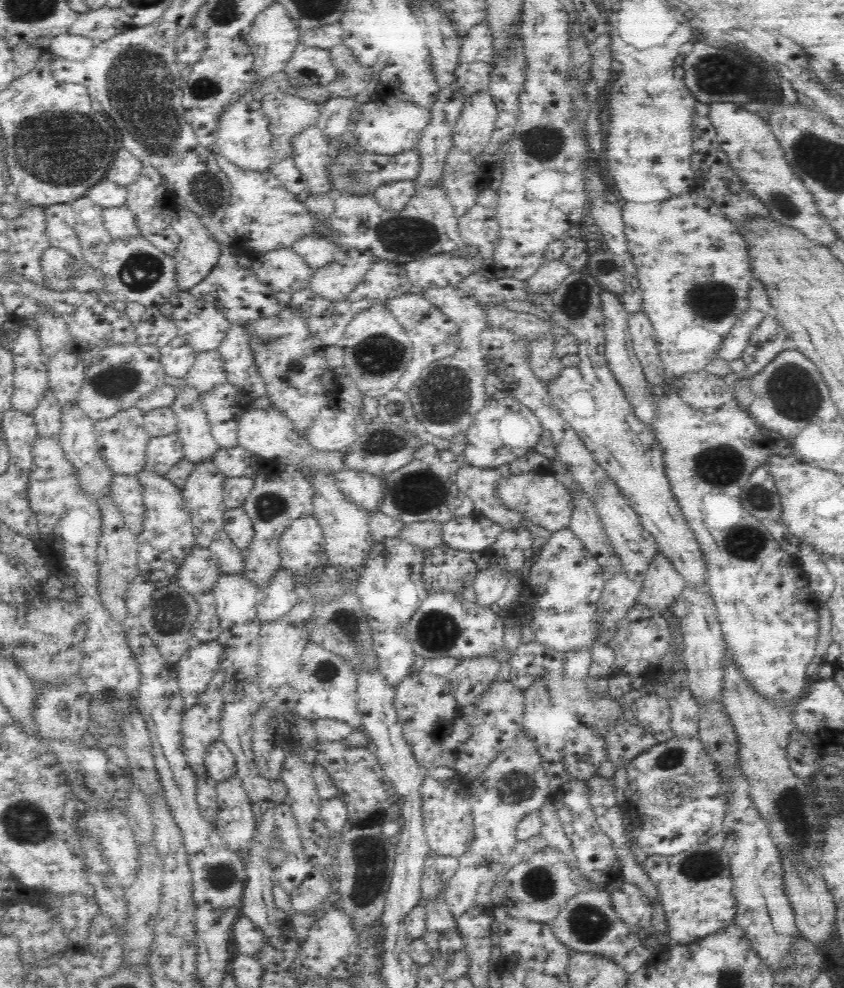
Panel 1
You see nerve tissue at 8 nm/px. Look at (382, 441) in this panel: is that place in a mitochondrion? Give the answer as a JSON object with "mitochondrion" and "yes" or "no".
{"mitochondrion":"yes"}

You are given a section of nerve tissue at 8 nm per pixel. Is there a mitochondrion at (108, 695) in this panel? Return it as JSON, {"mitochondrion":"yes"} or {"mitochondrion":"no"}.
{"mitochondrion":"yes"}

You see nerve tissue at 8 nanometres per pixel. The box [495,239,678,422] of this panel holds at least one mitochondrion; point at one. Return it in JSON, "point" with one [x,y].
{"point":[575,302]}

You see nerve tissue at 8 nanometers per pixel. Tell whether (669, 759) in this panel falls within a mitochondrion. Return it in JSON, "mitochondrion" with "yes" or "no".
{"mitochondrion":"yes"}

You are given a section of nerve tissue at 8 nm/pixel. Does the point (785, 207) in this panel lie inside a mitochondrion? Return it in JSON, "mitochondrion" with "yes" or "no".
{"mitochondrion":"yes"}

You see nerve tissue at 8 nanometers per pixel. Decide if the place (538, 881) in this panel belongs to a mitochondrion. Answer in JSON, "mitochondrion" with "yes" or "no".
{"mitochondrion":"yes"}

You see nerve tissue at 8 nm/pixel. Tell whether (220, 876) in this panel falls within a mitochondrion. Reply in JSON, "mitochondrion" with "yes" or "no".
{"mitochondrion":"yes"}

